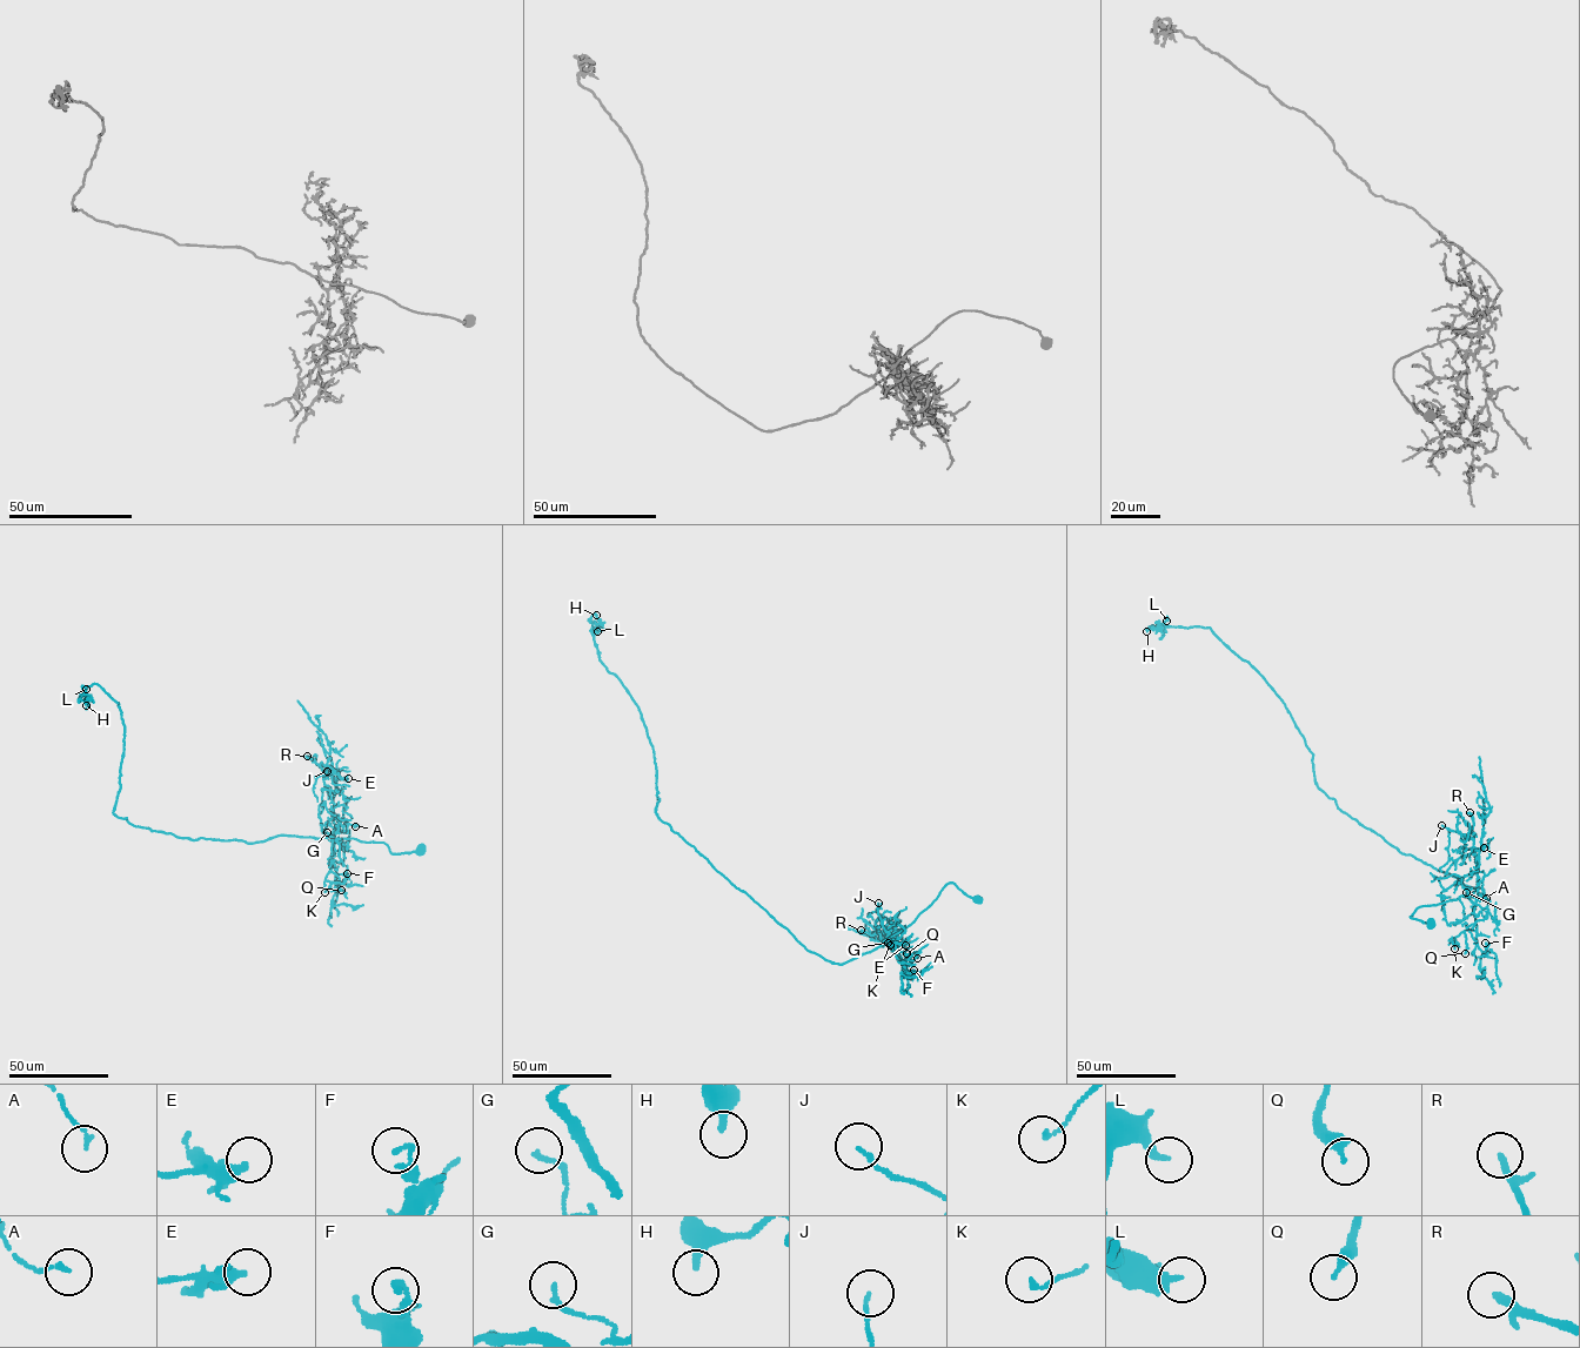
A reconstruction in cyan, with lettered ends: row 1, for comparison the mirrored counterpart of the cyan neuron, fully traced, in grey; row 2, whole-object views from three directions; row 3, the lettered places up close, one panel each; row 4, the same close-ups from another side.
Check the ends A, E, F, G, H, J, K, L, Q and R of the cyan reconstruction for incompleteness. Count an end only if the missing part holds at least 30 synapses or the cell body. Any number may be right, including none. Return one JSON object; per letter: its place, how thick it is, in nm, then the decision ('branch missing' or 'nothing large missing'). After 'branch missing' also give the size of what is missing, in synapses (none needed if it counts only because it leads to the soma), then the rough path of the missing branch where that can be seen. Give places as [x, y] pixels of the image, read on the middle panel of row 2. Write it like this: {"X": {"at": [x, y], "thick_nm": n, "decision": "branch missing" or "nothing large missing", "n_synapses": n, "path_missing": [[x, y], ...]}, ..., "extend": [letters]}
{"A": {"at": [917, 958], "thick_nm": 150, "decision": "nothing large missing"}, "E": {"at": [905, 945], "thick_nm": 220, "decision": "nothing large missing"}, "F": {"at": [914, 970], "thick_nm": 150, "decision": "nothing large missing"}, "G": {"at": [888, 943], "thick_nm": 160, "decision": "nothing large missing"}, "H": {"at": [596, 615], "thick_nm": 320, "decision": "nothing large missing"}, "J": {"at": [878, 903], "thick_nm": 130, "decision": "nothing large missing"}, "K": {"at": [890, 945], "thick_nm": 140, "decision": "nothing large missing"}, "L": {"at": [597, 631], "thick_nm": 320, "decision": "nothing large missing"}, "Q": {"at": [906, 953], "thick_nm": 280, "decision": "nothing large missing"}, "R": {"at": [861, 930], "thick_nm": 180, "decision": "branch missing", "n_synapses": 70, "path_missing": [[861, 930], [861, 920], [850, 905], [858, 896]]}, "extend": ["R"]}

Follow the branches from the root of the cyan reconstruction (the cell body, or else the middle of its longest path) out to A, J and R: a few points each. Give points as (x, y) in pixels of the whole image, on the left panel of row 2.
A: (421, 847), (393, 853), (383, 843), (328, 836), (333, 839), (337, 827), (347, 832), (347, 825), (355, 826)
J: (421, 847), (393, 853), (383, 843), (328, 836), (333, 838), (334, 803), (323, 779), (334, 773), (327, 771)
R: (421, 847), (393, 853), (383, 843), (328, 836), (333, 838), (333, 800), (325, 784), (323, 770), (307, 756)

